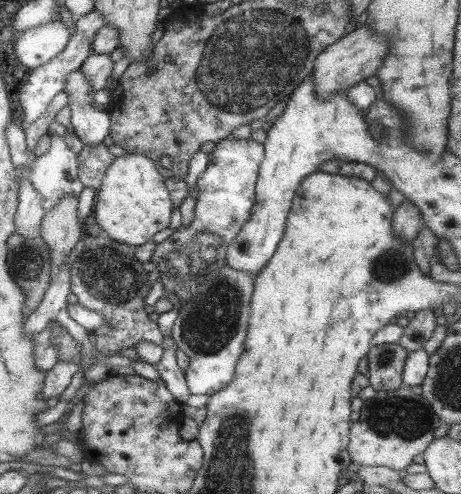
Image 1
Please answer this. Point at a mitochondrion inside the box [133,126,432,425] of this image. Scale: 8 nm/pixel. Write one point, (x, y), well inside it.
(214, 319)

